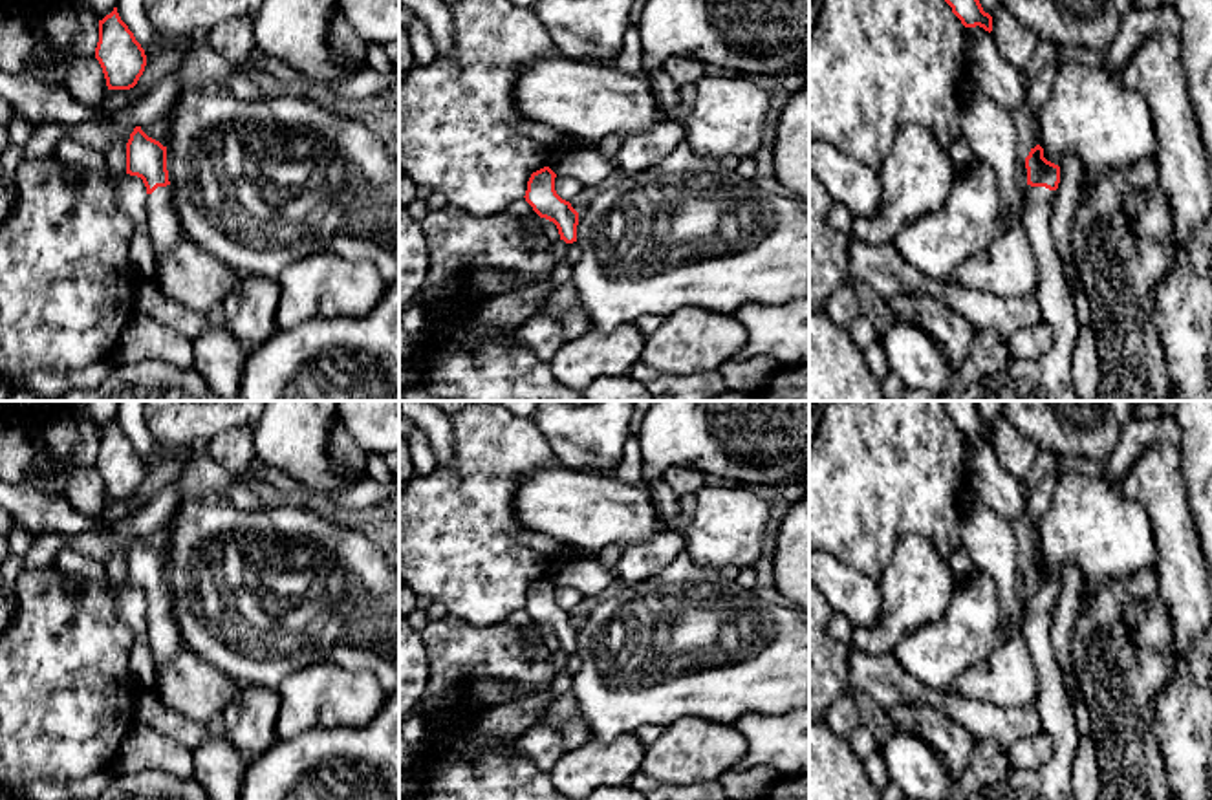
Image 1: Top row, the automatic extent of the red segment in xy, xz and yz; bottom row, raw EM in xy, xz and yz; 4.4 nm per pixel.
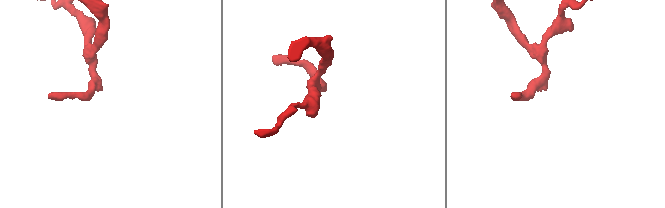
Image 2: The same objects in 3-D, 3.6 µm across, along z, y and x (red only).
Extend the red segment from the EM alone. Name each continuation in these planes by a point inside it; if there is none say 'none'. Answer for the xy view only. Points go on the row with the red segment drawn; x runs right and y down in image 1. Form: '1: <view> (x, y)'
1: xy (163, 227)

